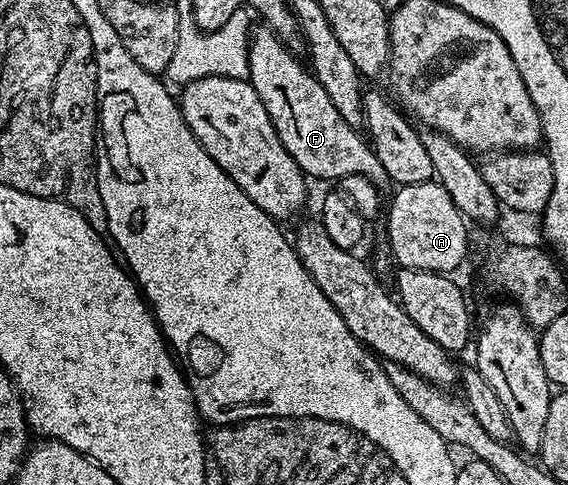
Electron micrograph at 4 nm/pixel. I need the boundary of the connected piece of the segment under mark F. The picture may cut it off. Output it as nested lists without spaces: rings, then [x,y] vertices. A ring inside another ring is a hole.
[[[258,27],[251,32],[248,80],[256,95],[260,95],[260,103],[264,103],[264,111],[268,111],[268,119],[272,119],[272,127],[276,127],[276,135],[280,135],[280,143],[284,143],[288,155],[296,159],[310,179],[364,175],[372,179],[374,185],[385,186],[386,172],[380,167],[380,159],[376,159],[367,138],[340,119],[340,111],[336,111],[313,72],[294,57],[297,56],[272,30]]]

